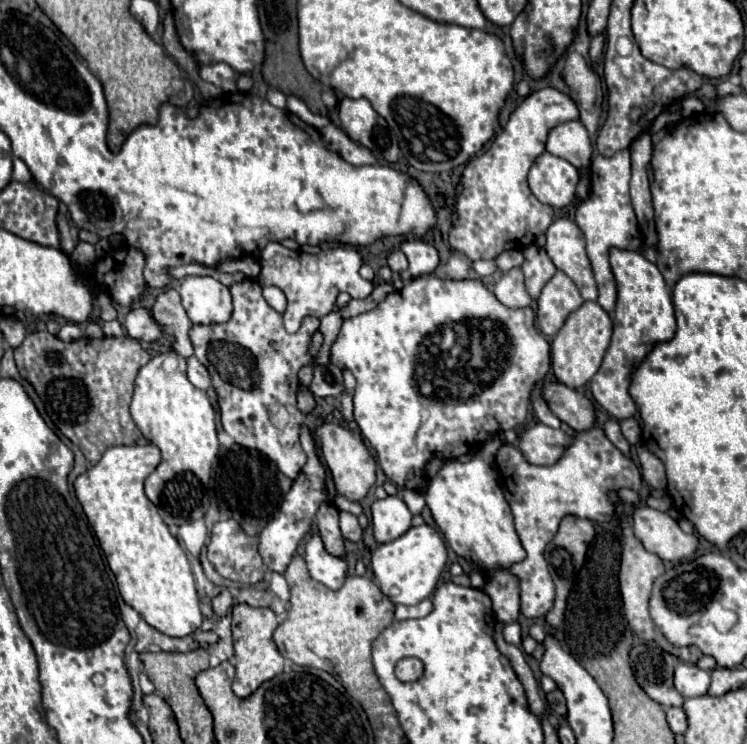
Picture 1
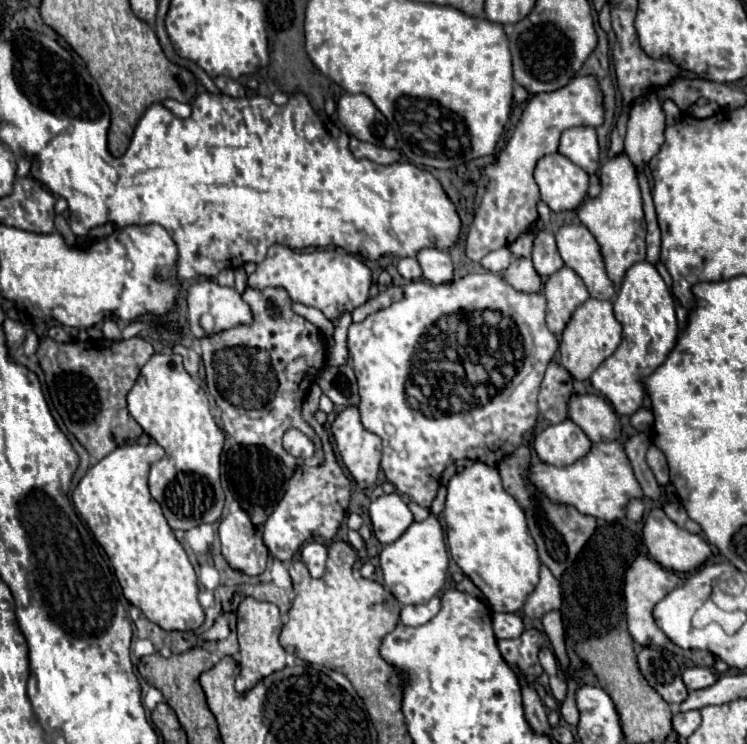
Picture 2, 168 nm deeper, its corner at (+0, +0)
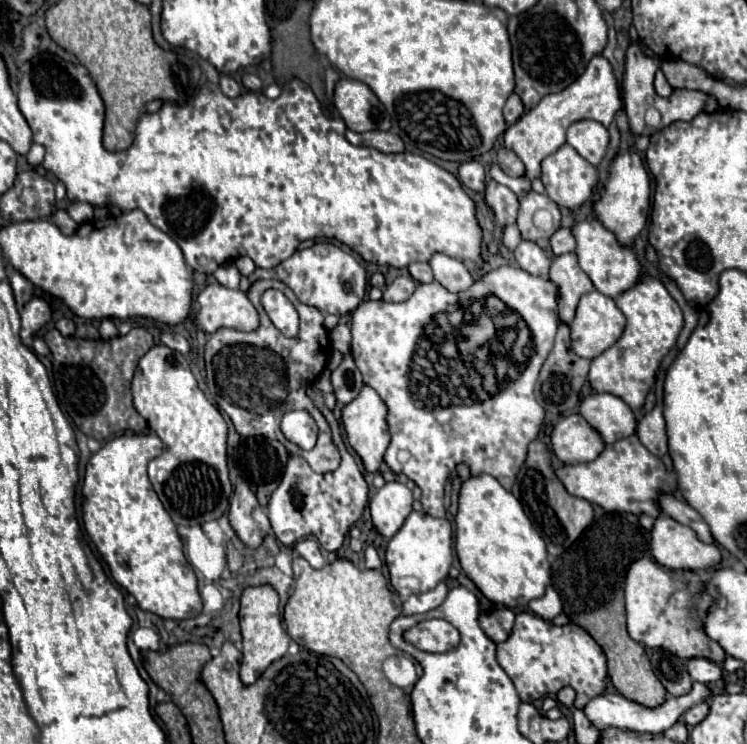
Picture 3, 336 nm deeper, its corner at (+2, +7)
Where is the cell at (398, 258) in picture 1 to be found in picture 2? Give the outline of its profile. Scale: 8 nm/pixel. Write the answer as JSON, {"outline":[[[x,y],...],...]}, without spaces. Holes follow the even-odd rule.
{"outline":[[[402,258],[398,262],[398,272],[406,280],[418,280],[418,278],[422,278],[422,268],[420,268],[420,264],[418,264],[416,258]]]}

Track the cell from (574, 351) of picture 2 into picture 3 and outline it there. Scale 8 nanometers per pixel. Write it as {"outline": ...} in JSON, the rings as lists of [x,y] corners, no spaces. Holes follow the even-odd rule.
{"outline":[[[592,291],[580,297],[580,303],[576,307],[576,315],[570,321],[570,339],[572,339],[572,351],[578,357],[584,359],[594,359],[598,357],[602,351],[606,351],[610,345],[614,345],[618,341],[618,337],[622,335],[626,325],[626,319],[622,315],[622,311],[616,307],[614,299]]]}

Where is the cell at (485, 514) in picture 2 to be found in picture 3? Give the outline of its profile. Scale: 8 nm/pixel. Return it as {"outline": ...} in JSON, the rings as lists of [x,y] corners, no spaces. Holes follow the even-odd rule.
{"outline":[[[470,475],[462,483],[454,521],[456,555],[462,571],[490,601],[514,609],[524,607],[534,597],[542,597],[550,579],[546,545],[526,517],[520,501],[492,475]]]}

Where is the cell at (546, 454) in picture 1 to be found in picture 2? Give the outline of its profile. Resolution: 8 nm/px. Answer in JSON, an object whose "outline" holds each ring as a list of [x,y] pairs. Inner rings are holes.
{"outline":[[[564,420],[560,424],[548,426],[536,436],[534,450],[546,464],[568,466],[588,454],[592,442],[588,436],[572,422]]]}

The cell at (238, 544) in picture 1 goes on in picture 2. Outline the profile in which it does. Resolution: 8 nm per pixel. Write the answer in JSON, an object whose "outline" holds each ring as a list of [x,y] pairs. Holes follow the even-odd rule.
{"outline":[[[244,510],[230,512],[220,522],[220,540],[222,554],[228,564],[248,576],[258,576],[266,568],[268,548],[262,540],[260,528],[250,522],[250,516]]]}

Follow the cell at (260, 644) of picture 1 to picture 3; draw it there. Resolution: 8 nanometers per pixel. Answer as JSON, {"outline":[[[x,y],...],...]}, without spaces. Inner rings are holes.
{"outline":[[[270,585],[260,587],[246,587],[240,597],[240,625],[242,625],[242,669],[240,679],[244,685],[254,683],[262,671],[274,663],[276,659],[284,657],[290,645],[290,637],[286,635],[278,611],[278,593]]]}

